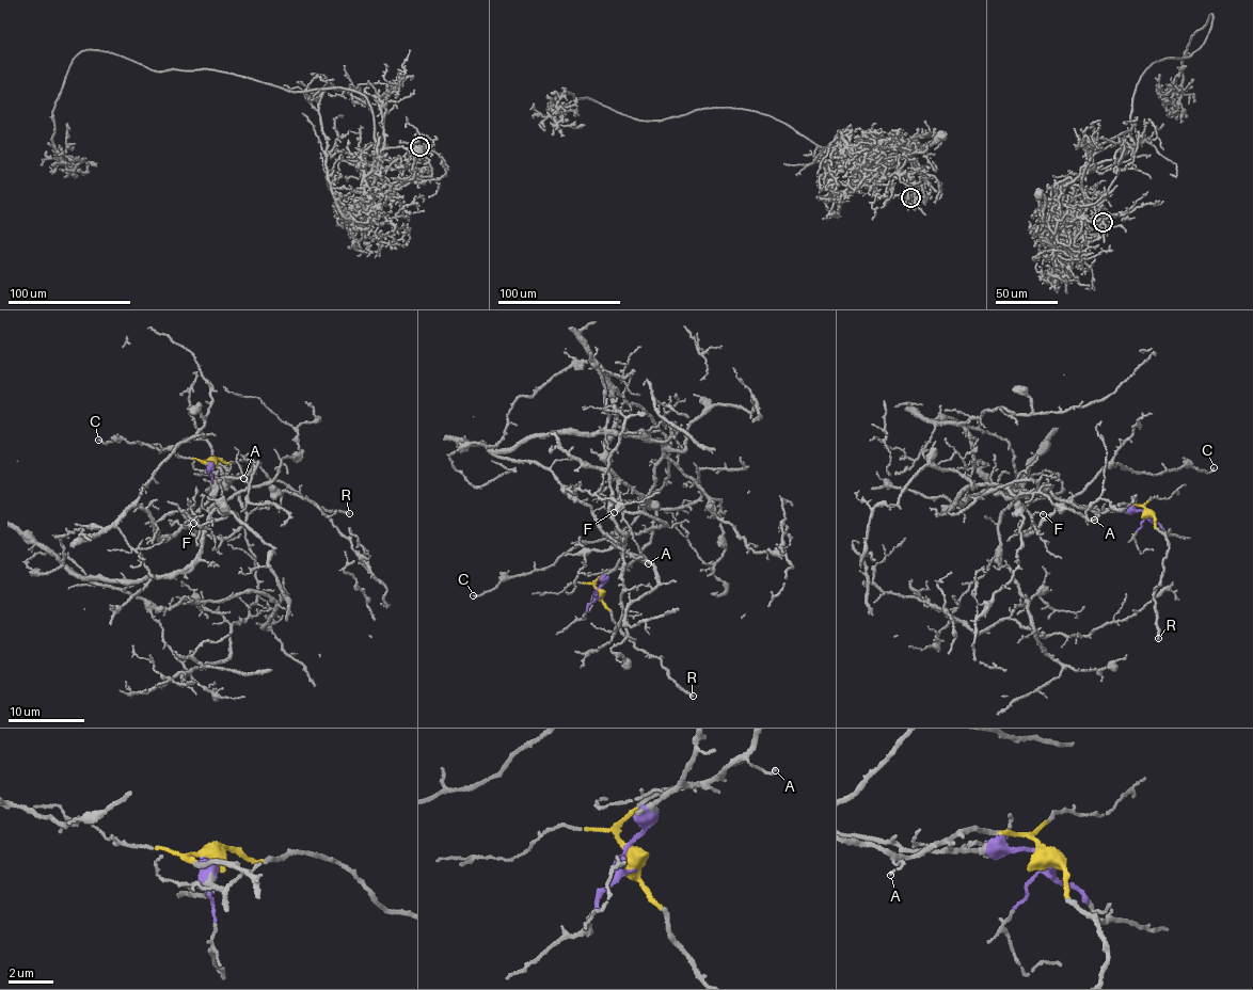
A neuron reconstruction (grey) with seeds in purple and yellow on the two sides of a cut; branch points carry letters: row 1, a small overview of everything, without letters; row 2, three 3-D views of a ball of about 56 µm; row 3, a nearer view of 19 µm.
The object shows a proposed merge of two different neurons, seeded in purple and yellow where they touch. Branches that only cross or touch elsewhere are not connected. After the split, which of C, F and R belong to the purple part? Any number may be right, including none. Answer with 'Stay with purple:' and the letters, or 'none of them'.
Stay with purple: C, F

